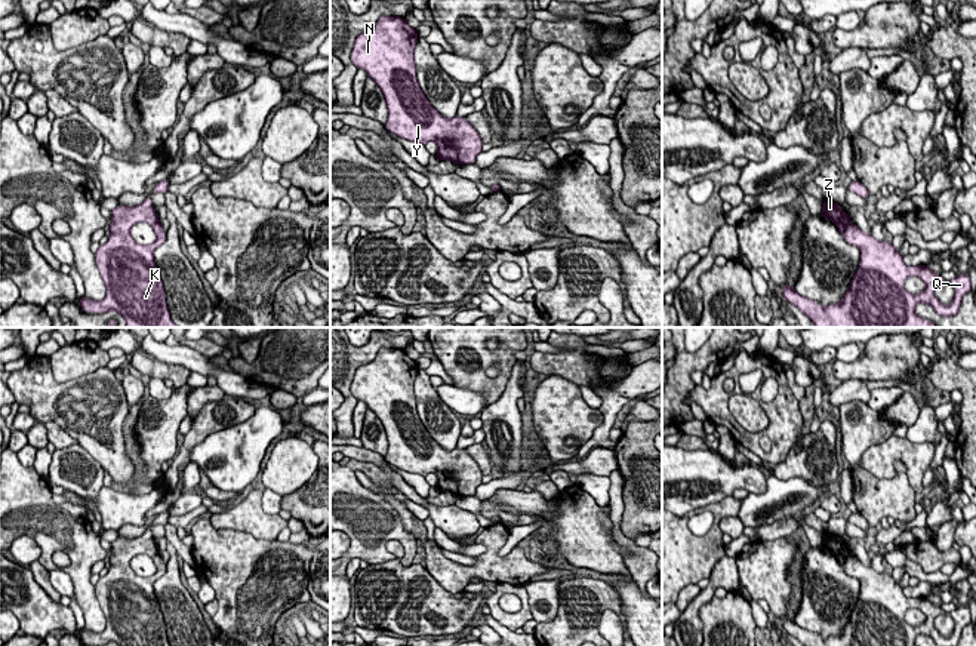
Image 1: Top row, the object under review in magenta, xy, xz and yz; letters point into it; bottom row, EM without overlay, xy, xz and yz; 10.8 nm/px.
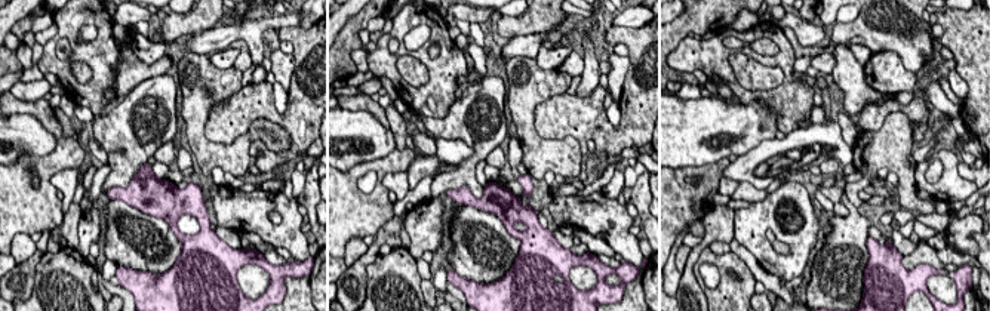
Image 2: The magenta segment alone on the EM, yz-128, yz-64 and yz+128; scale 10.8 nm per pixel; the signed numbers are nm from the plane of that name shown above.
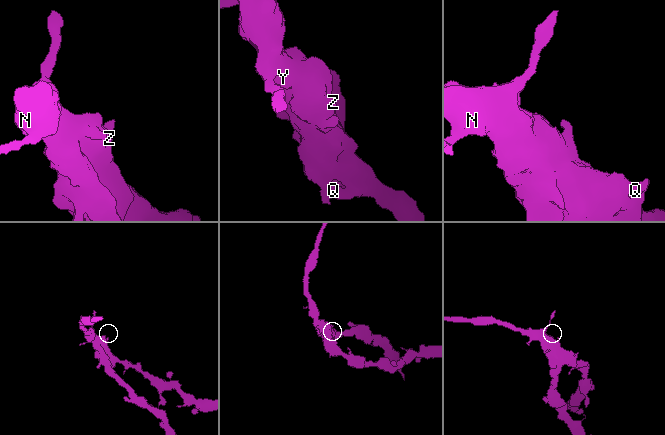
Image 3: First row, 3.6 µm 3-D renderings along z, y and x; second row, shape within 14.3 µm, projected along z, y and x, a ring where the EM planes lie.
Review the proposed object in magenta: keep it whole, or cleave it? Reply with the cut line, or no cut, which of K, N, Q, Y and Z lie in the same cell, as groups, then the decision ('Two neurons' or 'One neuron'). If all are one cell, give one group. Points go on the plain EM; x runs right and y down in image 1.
No split. Groups: K N Q Y Z. One neuron

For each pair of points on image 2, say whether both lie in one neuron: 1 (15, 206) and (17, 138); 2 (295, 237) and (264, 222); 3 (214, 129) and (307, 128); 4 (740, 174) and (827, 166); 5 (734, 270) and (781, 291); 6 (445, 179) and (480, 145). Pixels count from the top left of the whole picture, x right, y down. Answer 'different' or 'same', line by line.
1: different
2: same
3: same
4: different
5: different
6: same

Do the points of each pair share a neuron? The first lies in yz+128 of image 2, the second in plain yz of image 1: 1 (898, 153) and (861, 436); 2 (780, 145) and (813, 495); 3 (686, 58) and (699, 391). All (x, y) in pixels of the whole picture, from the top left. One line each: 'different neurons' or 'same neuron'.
1: same neuron
2: same neuron
3: same neuron

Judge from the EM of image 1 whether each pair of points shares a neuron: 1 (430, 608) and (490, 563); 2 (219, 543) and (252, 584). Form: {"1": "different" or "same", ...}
{"1": "different", "2": "same"}

